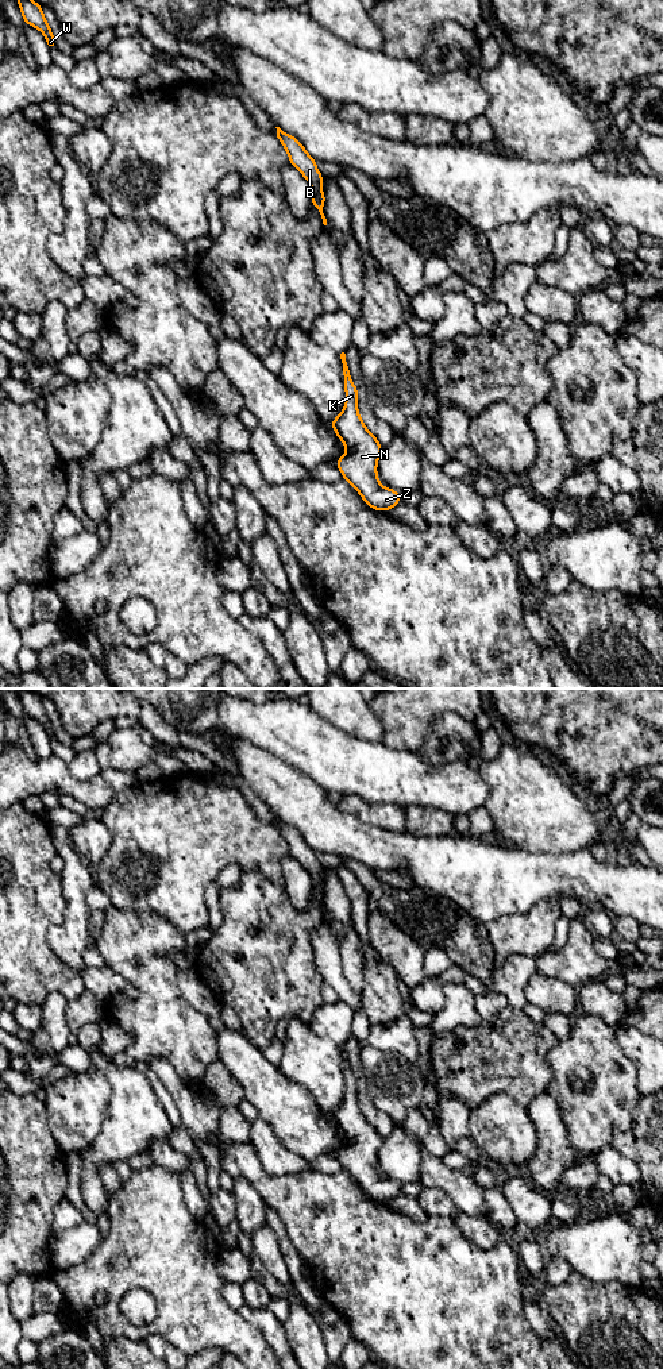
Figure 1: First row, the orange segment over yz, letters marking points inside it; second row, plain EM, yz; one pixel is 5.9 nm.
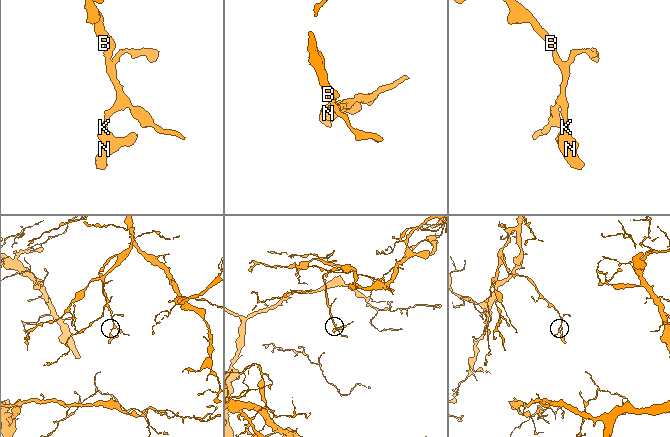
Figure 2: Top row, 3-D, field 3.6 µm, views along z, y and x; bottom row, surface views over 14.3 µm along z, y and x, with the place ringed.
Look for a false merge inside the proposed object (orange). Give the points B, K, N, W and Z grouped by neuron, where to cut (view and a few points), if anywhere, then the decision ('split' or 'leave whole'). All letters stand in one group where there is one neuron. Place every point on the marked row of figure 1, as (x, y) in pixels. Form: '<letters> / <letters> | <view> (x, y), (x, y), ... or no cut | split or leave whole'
B K N W Z | no cut | leave whole

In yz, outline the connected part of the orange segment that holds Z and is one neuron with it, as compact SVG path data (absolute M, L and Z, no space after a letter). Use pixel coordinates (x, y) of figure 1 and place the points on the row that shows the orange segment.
M340 354L346 402L340 414L331 421L332 429L347 452L336 460L343 478L361 494L374 510L390 510L400 504L400 493L381 485L377 474L382 447L366 428L358 412L358 387L351 382L346 354Z

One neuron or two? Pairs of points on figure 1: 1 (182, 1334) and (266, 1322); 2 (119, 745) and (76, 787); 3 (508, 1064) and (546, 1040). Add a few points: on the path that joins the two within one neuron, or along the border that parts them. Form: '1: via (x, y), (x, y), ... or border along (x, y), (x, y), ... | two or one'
1: border along (236, 1311), (259, 1331), (272, 1348) | two
2: border along (111, 766), (133, 774) | two
3: via (517, 1055), (536, 1040) | one

